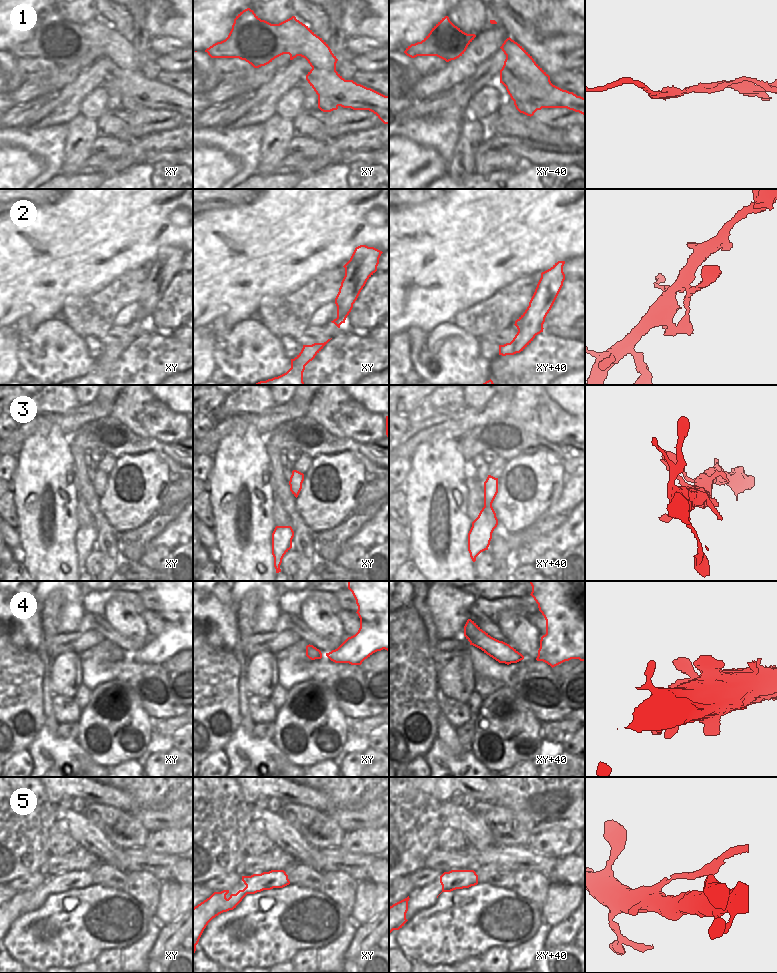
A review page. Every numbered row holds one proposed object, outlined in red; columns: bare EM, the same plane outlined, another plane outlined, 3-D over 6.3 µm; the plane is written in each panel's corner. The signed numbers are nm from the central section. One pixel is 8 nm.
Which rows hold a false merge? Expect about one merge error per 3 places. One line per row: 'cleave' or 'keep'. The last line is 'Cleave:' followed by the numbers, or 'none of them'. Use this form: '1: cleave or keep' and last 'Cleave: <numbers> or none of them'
1: cleave
2: keep
3: keep
4: keep
5: cleave
Cleave: 1, 5

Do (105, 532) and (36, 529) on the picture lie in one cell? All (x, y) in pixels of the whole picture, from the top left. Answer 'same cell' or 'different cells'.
different cells

